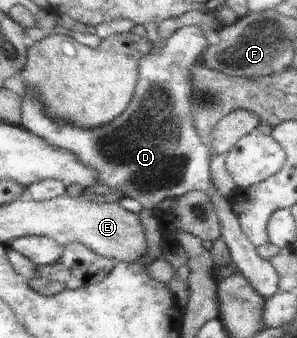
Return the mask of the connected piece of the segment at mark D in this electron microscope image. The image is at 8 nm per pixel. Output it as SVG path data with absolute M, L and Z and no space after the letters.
M190 25L178 29L170 38L164 40L165 44L154 54L150 53L144 59L139 60L138 70L139 79L138 86L135 86L132 100L128 103L126 110L114 118L112 122L108 122L102 128L80 128L80 126L72 126L72 124L60 124L56 126L56 120L48 116L44 102L40 100L38 92L28 90L22 96L22 120L20 124L42 136L48 144L58 146L62 150L74 152L74 156L82 164L89 166L95 170L95 180L101 185L122 190L124 197L134 198L143 206L156 211L156 207L162 200L171 197L179 197L185 195L188 191L204 190L214 205L217 217L221 224L221 237L227 244L231 254L231 262L238 270L248 279L248 282L254 287L254 290L261 294L266 300L274 296L279 291L279 276L276 269L266 260L262 259L256 252L256 247L247 239L242 232L239 216L230 206L227 197L222 196L216 187L211 187L210 159L211 152L202 140L200 135L194 130L194 124L190 120L190 103L192 103L192 84L190 82L190 67L193 67L201 58L201 54L207 49L209 42L205 34L196 26Z

